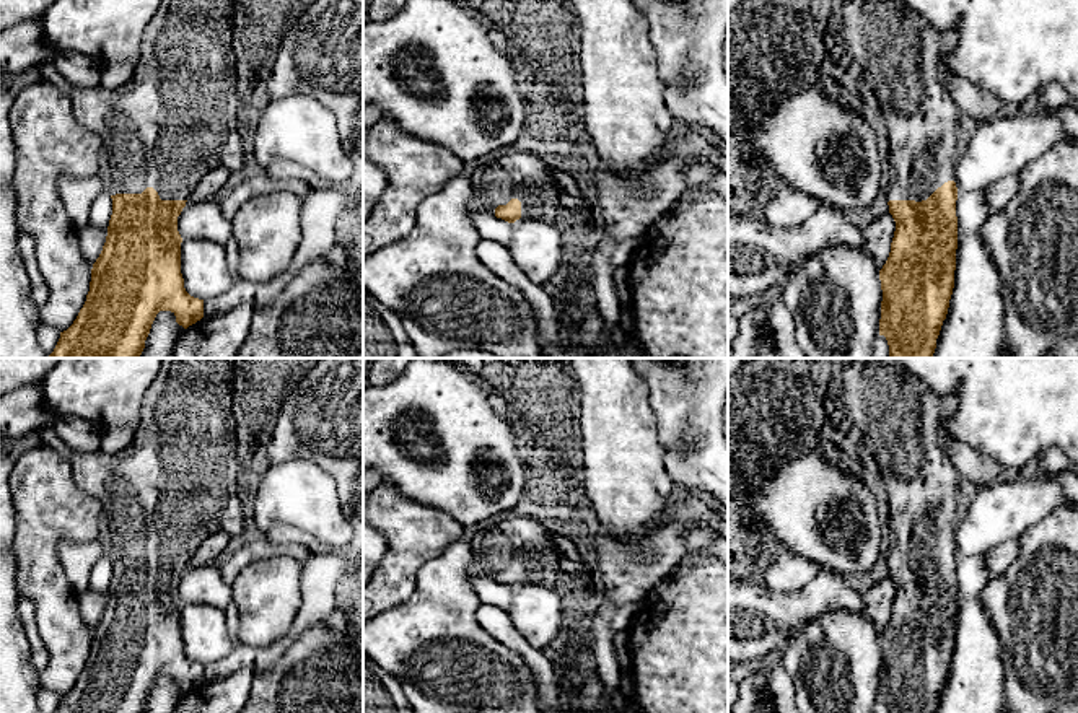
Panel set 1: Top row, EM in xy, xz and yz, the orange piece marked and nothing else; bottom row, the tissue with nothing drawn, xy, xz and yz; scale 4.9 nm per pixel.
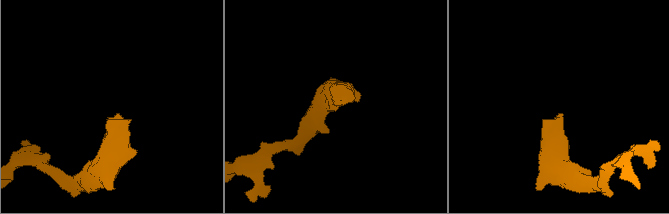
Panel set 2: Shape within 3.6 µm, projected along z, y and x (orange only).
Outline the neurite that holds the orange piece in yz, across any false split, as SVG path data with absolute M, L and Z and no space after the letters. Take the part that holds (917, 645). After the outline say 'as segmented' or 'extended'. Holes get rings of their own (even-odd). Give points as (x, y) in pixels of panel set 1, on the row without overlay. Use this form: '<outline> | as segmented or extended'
M852 358L842 368L844 402L878 464L889 505L889 578L896 586L891 617L879 635L879 700L889 713L936 713L954 653L957 581L956 531L961 480L951 461L954 436L944 420L956 400L938 399L909 376L897 358Z | extended

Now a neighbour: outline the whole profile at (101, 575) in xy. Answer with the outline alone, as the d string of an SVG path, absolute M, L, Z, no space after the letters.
M101 558L91 570L88 589L104 594L109 591L111 580L112 563Z

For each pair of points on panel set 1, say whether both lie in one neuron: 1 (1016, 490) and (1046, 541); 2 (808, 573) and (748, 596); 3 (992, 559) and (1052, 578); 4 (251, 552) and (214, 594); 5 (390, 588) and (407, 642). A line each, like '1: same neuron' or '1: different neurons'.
1: different neurons
2: different neurons
3: different neurons
4: different neurons
5: different neurons

